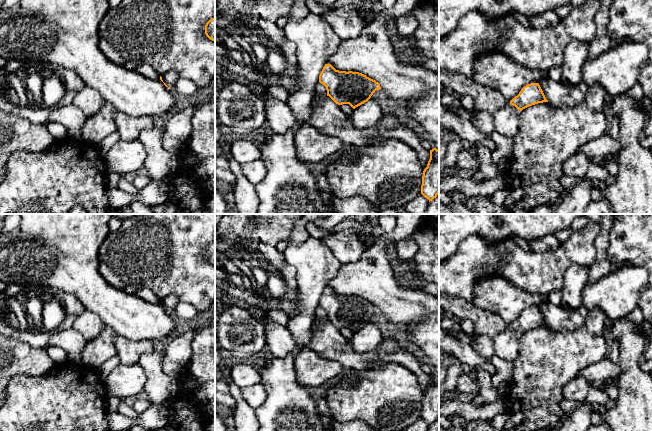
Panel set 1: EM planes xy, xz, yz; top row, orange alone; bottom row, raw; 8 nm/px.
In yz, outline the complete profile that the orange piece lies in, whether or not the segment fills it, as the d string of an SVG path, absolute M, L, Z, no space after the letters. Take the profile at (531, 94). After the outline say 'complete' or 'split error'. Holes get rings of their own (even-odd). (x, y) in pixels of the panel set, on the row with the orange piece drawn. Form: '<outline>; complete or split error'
M539 83L524 86L519 94L507 105L497 110L493 116L494 130L500 134L513 138L519 129L519 115L529 106L548 102Z; split error

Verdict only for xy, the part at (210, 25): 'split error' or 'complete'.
complete

